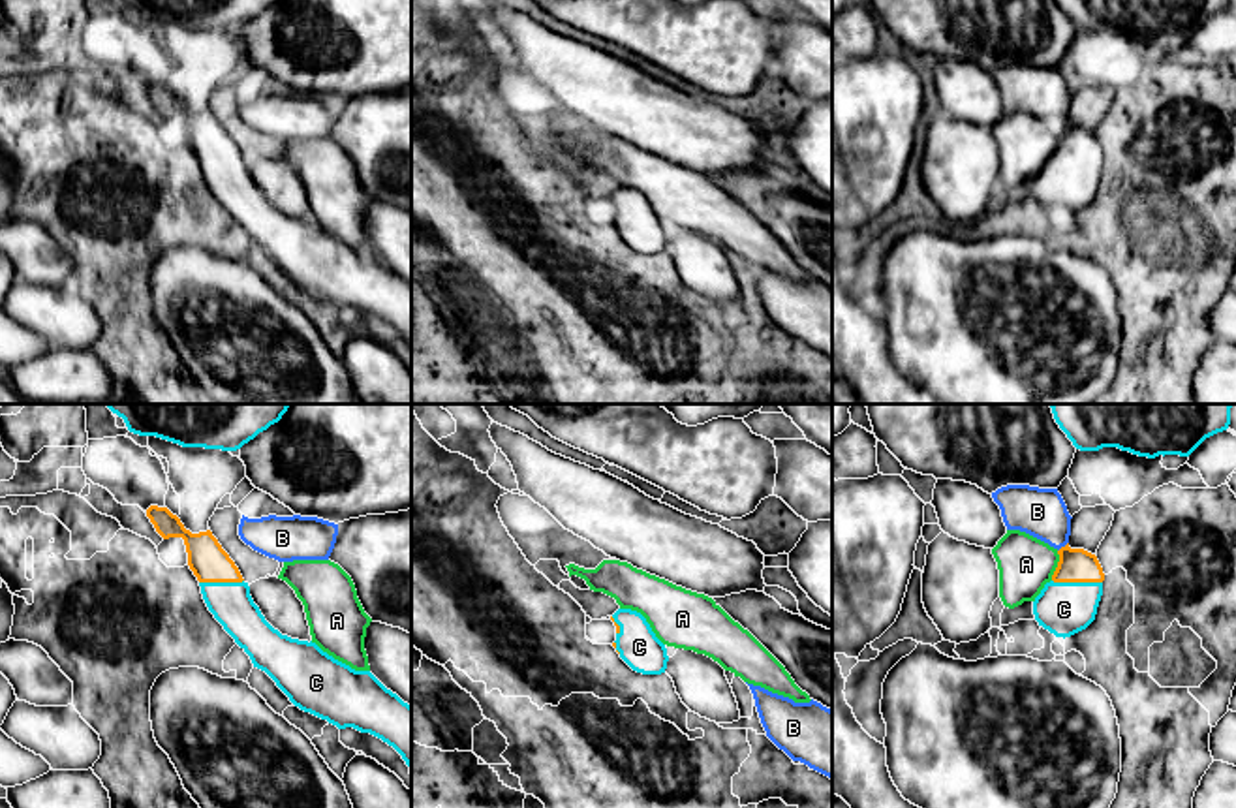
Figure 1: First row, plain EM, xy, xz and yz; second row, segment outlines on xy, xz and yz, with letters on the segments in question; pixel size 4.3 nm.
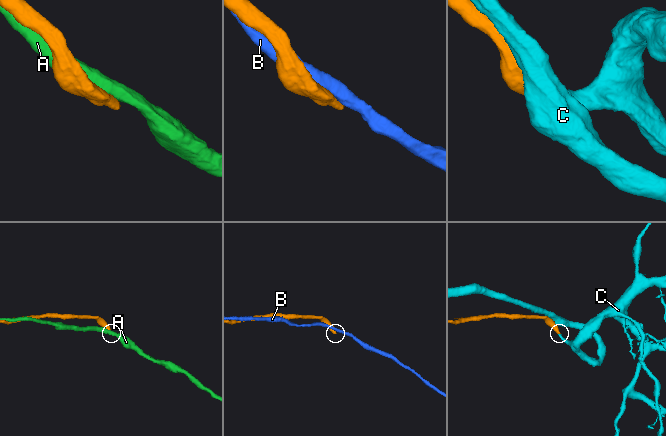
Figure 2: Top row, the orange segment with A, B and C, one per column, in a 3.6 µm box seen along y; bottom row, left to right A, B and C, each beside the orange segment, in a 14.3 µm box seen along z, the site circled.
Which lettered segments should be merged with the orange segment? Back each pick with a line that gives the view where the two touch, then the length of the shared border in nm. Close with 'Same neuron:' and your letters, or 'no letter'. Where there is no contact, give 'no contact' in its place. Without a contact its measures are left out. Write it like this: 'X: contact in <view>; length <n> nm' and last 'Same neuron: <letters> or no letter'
C: contact in yz; length 220 nm
Same neuron: C

